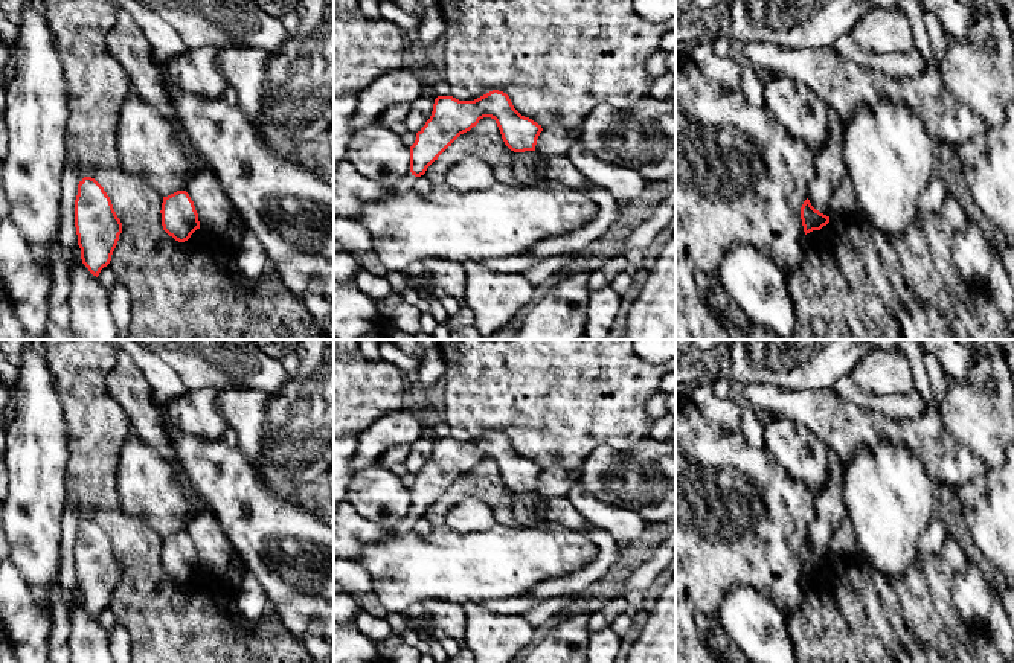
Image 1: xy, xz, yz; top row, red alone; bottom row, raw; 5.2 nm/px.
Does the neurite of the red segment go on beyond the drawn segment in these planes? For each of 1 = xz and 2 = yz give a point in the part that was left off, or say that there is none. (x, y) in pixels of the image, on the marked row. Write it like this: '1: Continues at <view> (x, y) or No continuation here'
1: No continuation here
2: No continuation here

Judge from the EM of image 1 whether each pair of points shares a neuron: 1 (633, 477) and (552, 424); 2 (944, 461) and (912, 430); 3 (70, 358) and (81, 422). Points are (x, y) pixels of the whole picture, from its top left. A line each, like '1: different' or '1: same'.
1: different
2: same
3: same

